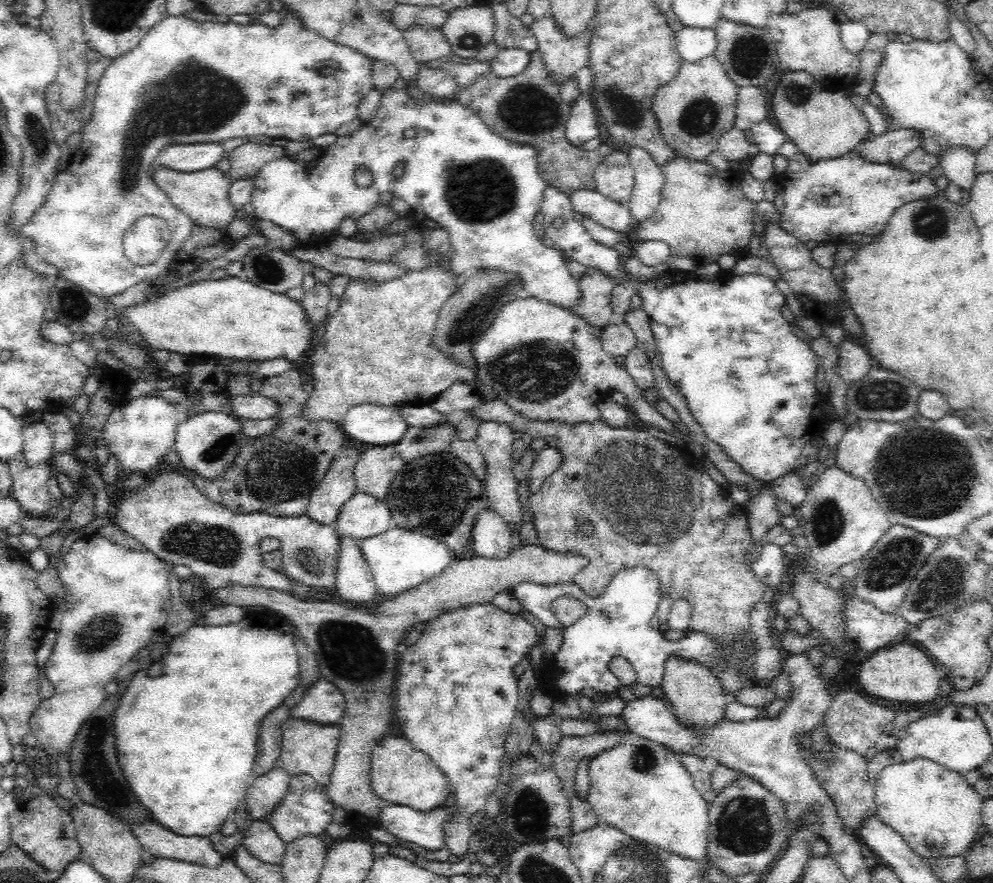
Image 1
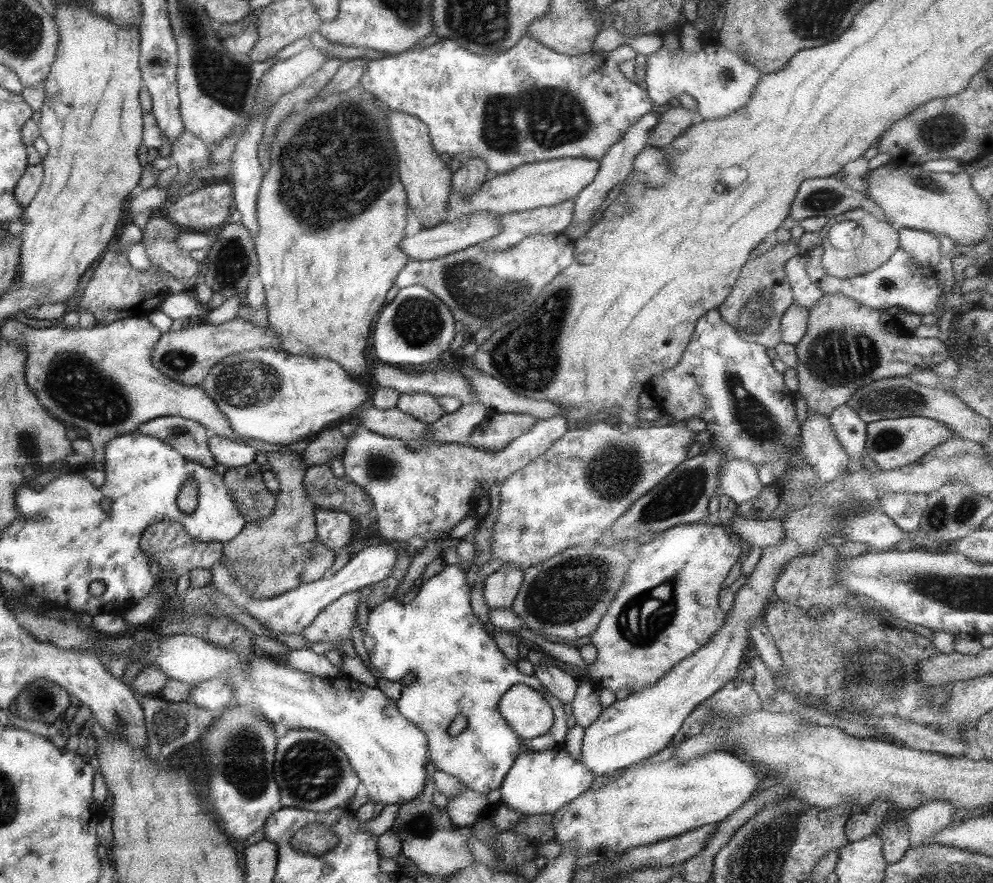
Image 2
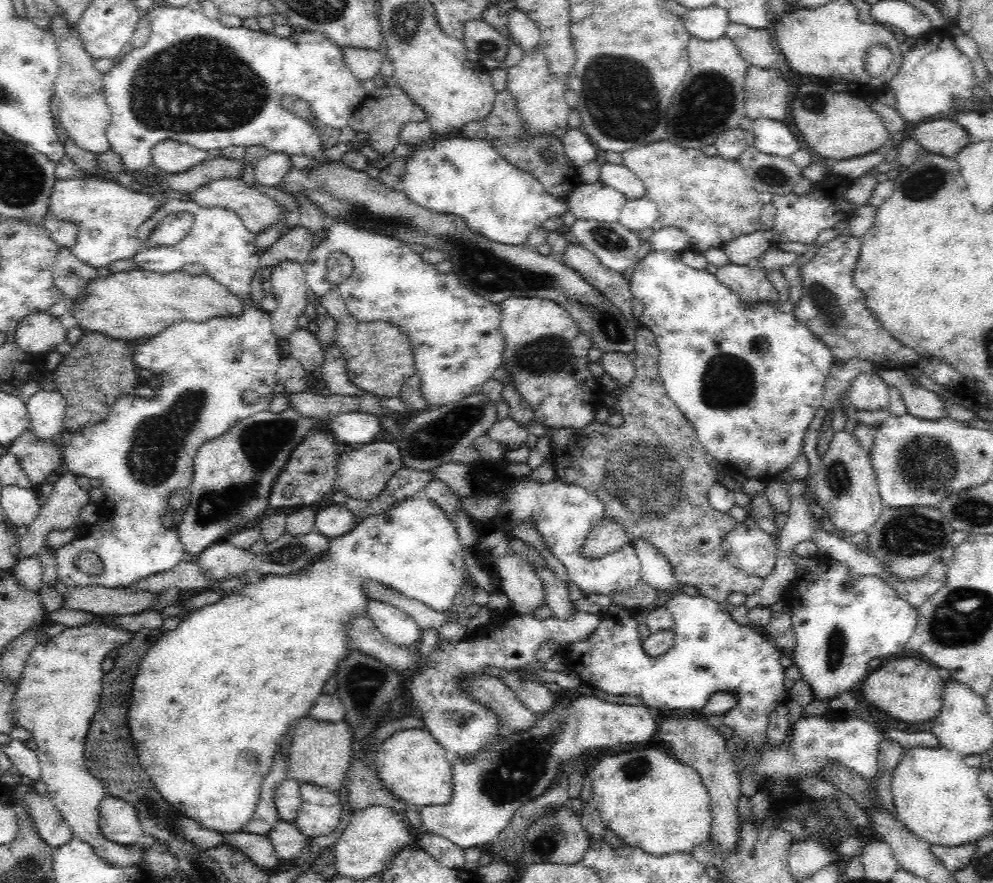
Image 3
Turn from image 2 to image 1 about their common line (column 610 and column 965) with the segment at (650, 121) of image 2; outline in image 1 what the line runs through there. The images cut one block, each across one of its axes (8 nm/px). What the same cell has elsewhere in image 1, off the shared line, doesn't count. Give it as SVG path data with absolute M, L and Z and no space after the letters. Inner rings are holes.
M948 148L941 152L938 165L949 182L970 192L976 180L973 172L976 154L968 148Z

